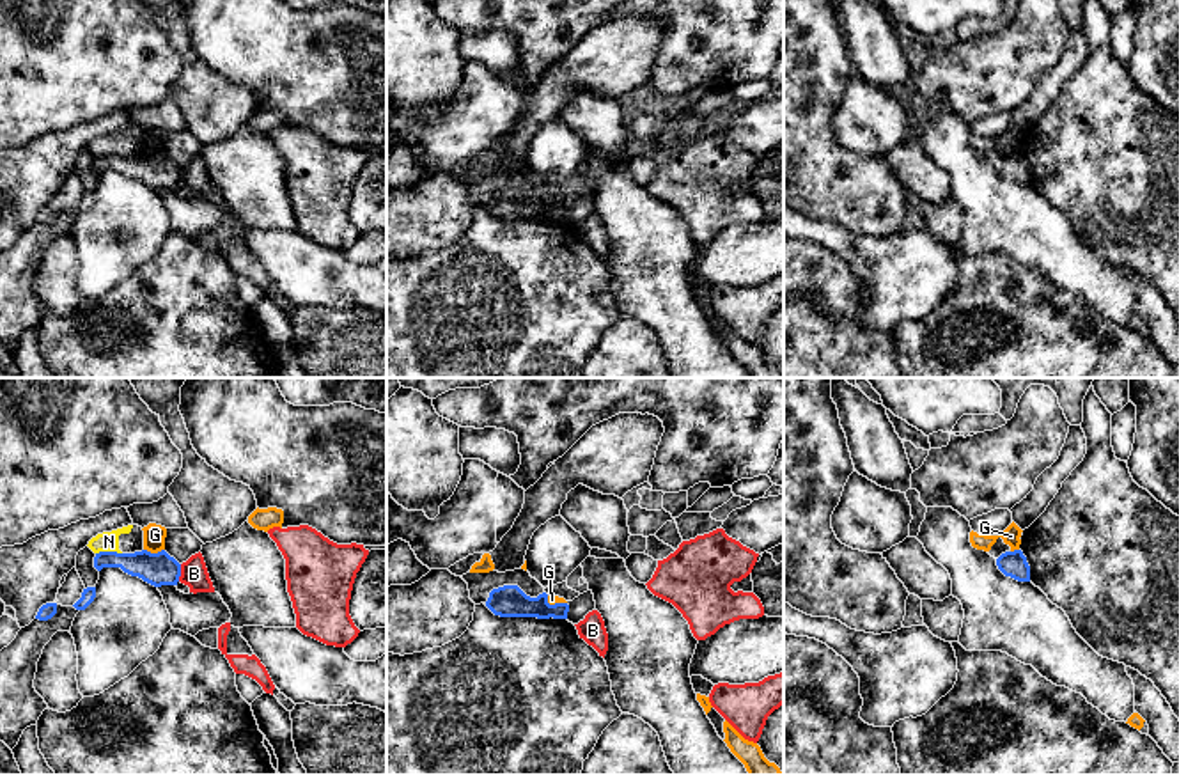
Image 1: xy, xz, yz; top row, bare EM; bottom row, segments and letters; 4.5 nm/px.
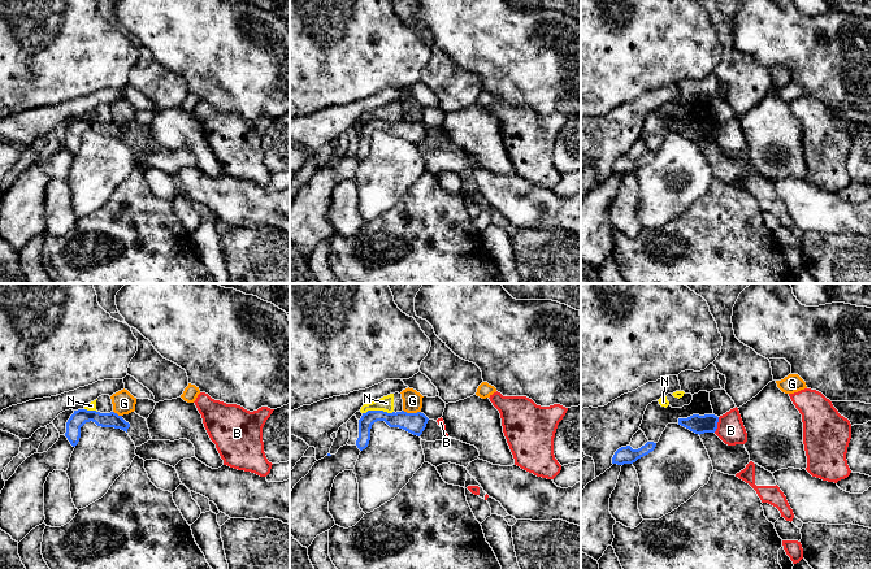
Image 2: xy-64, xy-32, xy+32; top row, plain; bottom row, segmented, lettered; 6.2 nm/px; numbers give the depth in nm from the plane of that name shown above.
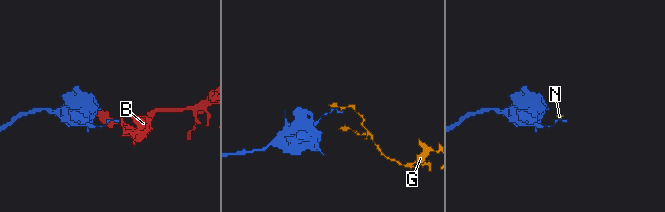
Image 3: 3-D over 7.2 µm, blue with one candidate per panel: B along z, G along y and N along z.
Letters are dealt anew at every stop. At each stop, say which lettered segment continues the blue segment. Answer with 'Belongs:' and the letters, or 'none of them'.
Belongs: none of them

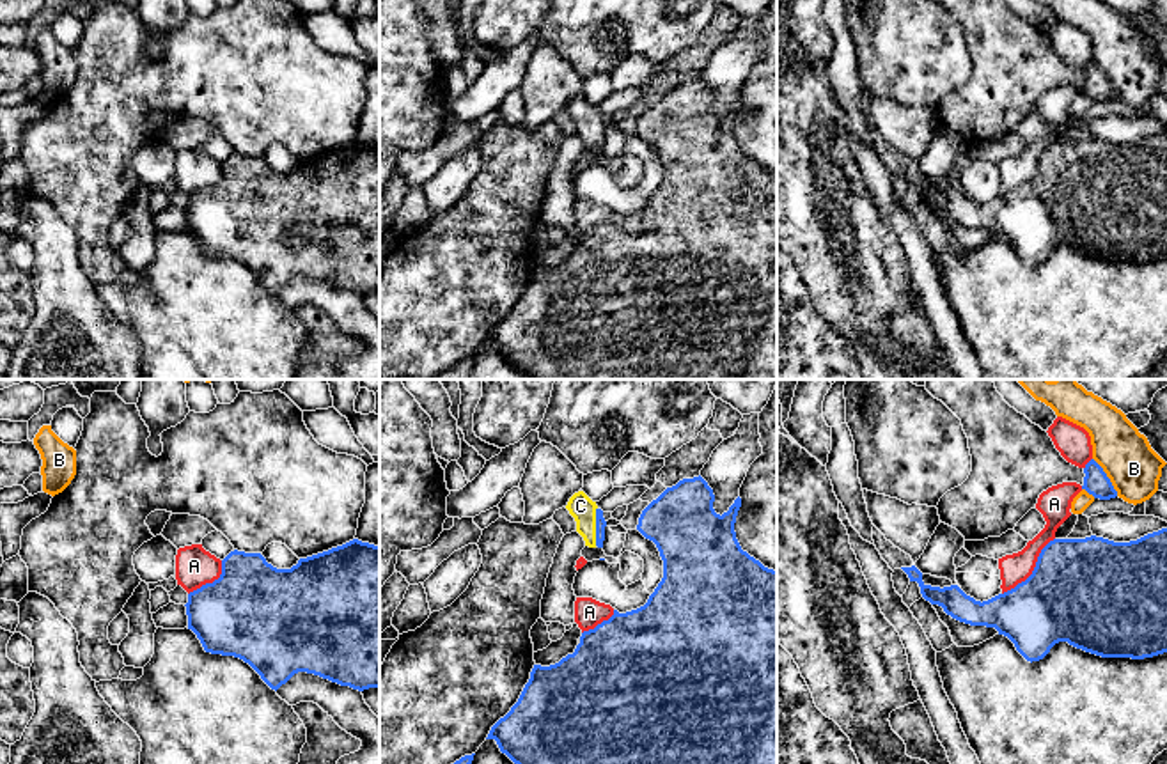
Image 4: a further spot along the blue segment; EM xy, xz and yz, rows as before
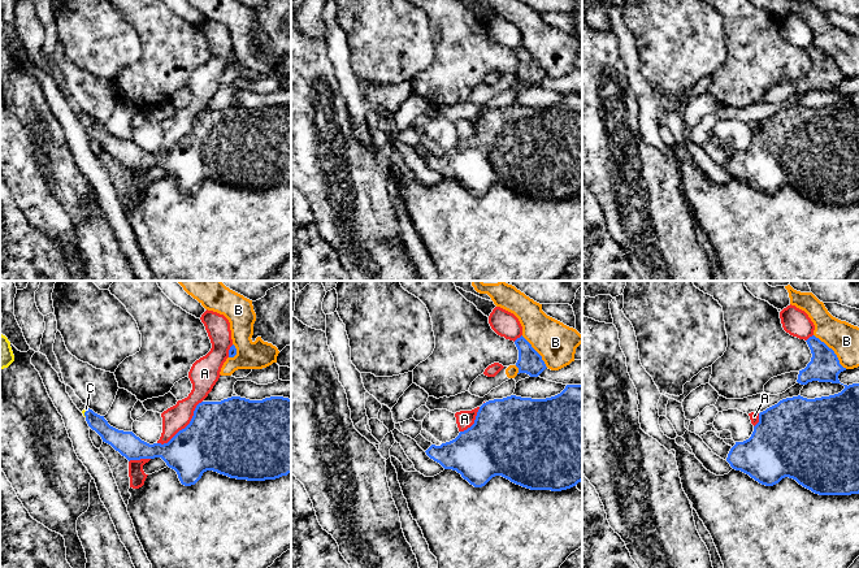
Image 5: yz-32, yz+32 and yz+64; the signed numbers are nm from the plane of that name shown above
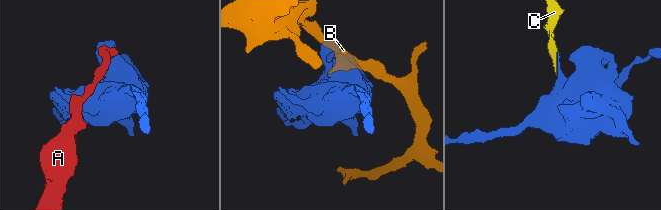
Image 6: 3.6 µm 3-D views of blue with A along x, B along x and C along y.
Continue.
Belongs: C

